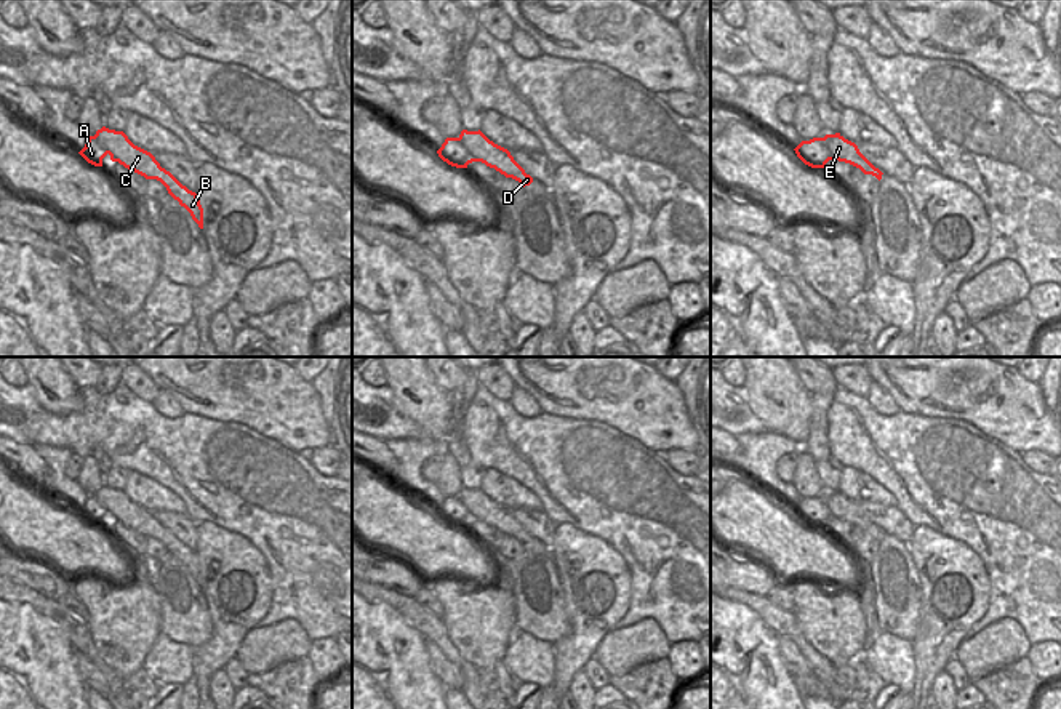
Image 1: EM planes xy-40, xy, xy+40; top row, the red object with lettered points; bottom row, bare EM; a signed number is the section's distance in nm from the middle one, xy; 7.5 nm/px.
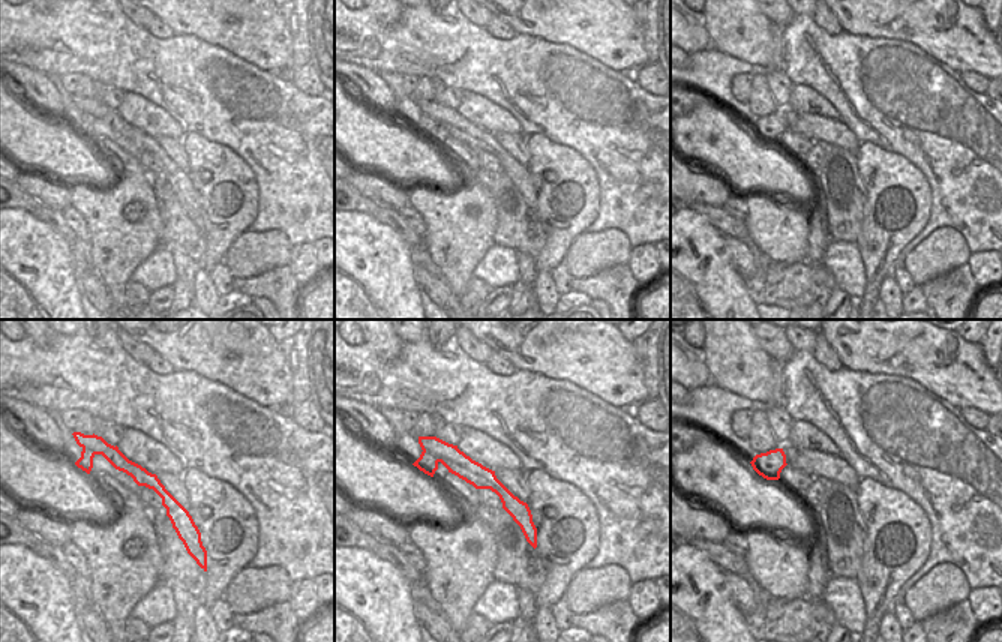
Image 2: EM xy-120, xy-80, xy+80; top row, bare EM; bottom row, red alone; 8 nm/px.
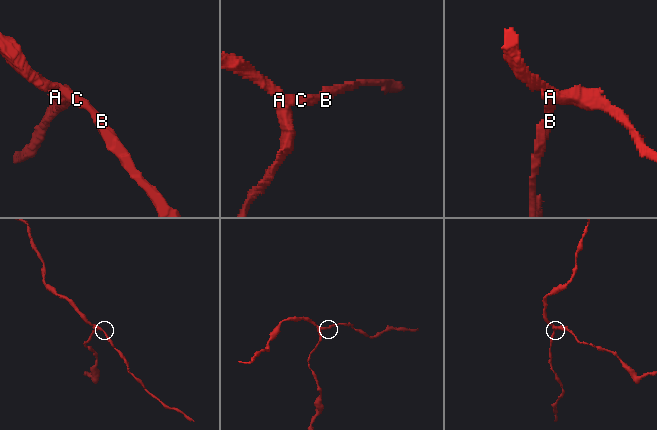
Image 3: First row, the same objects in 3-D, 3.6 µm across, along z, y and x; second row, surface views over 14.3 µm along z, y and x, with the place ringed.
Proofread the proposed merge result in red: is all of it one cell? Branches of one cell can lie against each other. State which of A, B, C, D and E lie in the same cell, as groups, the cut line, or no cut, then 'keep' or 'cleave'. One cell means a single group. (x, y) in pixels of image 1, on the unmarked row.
groups A / B C D E; cut xy (456, 496), (468, 511), (468, 522); cleave

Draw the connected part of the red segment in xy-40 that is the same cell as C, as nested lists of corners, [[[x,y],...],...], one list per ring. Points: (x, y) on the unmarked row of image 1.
[[[102,485],[93,495],[94,499],[107,509],[112,520],[144,535],[146,538],[160,539],[168,552],[184,565],[192,578],[203,587],[203,567],[195,551],[182,544],[170,530],[160,525],[155,515],[134,504],[123,490]]]

